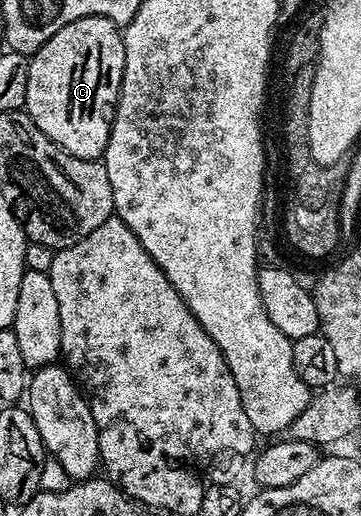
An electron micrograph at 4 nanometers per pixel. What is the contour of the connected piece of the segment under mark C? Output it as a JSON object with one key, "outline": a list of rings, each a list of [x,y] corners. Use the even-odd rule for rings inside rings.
{"outline":[[[101,16],[78,18],[78,22],[70,22],[66,26],[62,26],[62,30],[58,30],[58,34],[54,34],[54,38],[50,38],[39,50],[33,52],[28,65],[30,66],[30,74],[26,81],[26,102],[23,111],[28,113],[28,117],[32,119],[34,126],[38,126],[38,130],[42,130],[42,134],[46,134],[46,138],[50,138],[58,147],[66,150],[72,156],[86,158],[87,160],[100,160],[106,150],[106,142],[110,138],[112,119],[116,113],[116,103],[120,97],[120,83],[124,69],[124,38],[118,25]]]}

